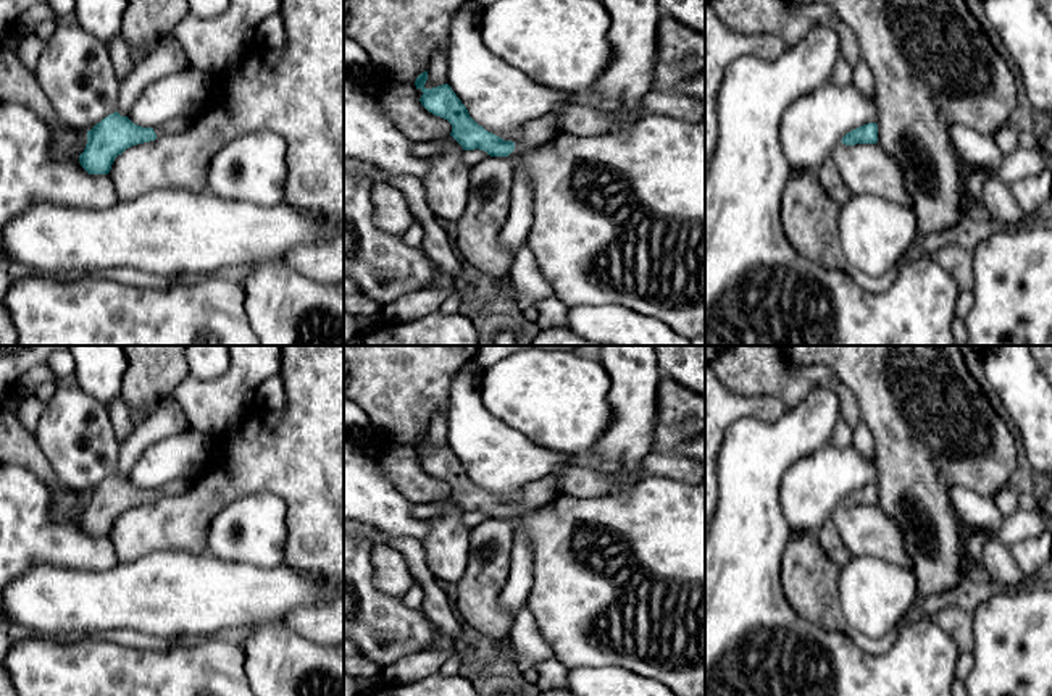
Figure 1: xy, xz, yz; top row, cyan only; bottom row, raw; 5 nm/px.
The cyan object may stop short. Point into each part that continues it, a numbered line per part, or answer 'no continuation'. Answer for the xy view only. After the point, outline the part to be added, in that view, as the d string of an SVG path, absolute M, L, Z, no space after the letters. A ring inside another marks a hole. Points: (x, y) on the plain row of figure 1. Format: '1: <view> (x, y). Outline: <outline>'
1: xy (179, 485). Outline: M195 465L182 478L171 480L166 484L153 489L157 499L168 497L168 496L177 496L177 494L187 491L198 480L202 472L203 472L203 467Z

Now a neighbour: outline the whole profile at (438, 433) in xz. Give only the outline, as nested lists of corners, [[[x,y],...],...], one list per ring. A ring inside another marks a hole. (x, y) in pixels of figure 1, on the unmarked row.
[[[436,412],[428,428],[426,451],[432,451],[447,446],[449,441],[449,415],[445,412]]]

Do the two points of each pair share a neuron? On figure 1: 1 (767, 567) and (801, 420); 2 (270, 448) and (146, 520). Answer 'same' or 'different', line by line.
1: same
2: same

